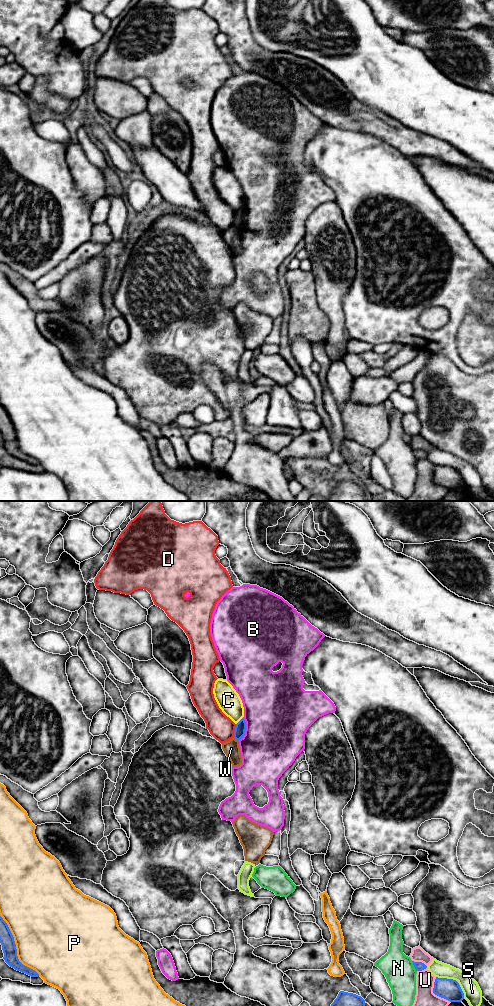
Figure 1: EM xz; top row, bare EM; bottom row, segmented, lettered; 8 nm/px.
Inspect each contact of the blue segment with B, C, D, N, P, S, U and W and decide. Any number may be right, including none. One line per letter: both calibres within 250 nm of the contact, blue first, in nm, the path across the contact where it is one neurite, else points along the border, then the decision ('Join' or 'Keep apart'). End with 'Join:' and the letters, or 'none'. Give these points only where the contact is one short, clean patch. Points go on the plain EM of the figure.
B: Thickness 90 nm (blue) against 480 nm. Keep apart
C: Thickness 90 nm (blue) against 190 nm. Keep apart
D: Thickness 90 nm (blue) against 200 nm. Keep apart
N: Thickness 80 nm (blue) against 240 nm. Keep apart
P: Thickness 110 nm (blue) against 480 nm. Keep apart
S: Thickness 170 nm (blue) against 140 nm. Keep apart
U: Thickness 170 nm (blue) against 240 nm. Keep apart
W: Thickness 90 nm (blue) against 130 nm. Boundary: xz (234, 225), (238, 228). Keep apart
Join: none

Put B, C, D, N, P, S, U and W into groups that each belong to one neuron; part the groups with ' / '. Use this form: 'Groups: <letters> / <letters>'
Groups: B / C / D / N / P / S / U / W

